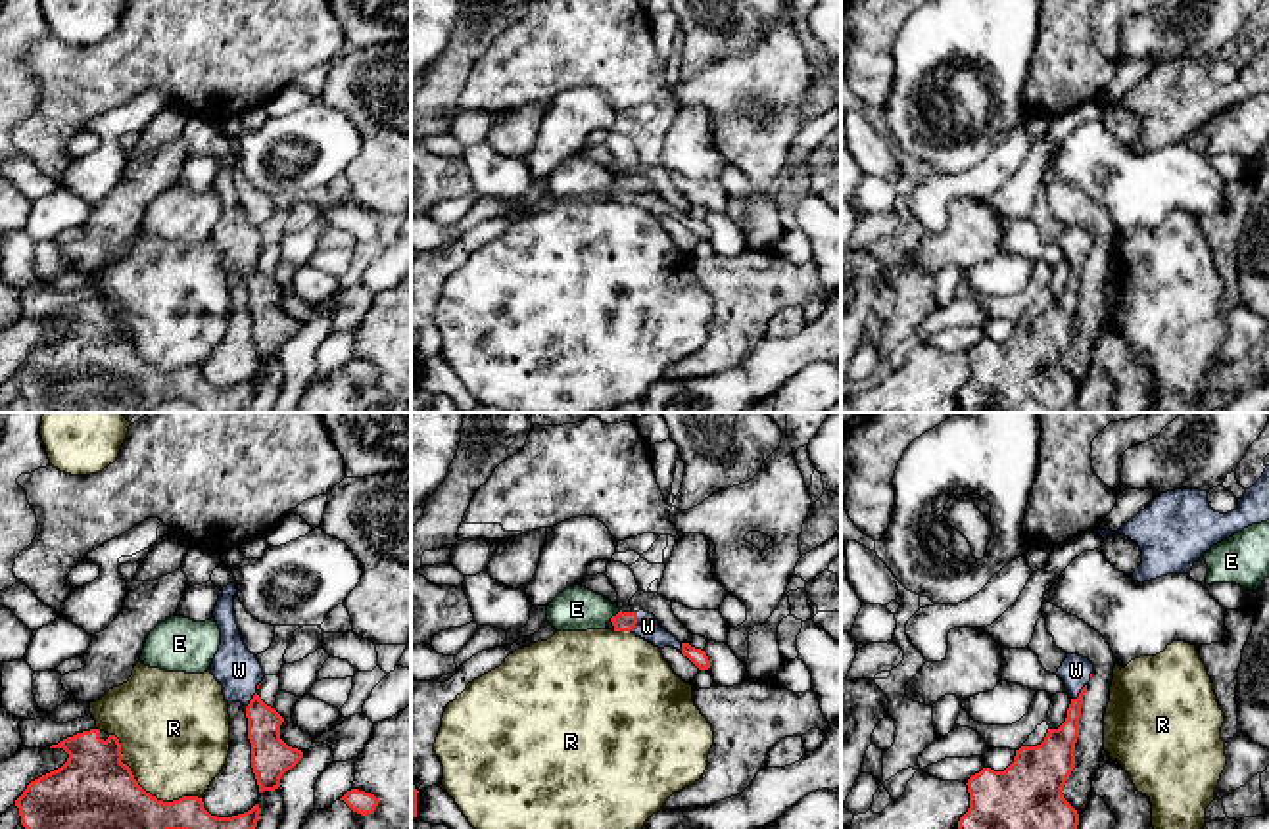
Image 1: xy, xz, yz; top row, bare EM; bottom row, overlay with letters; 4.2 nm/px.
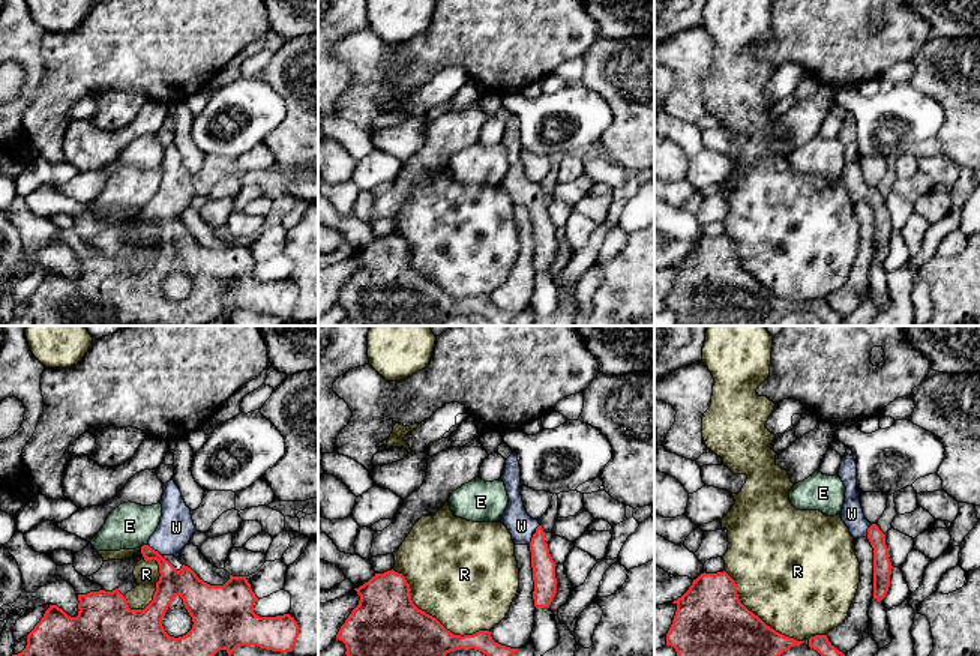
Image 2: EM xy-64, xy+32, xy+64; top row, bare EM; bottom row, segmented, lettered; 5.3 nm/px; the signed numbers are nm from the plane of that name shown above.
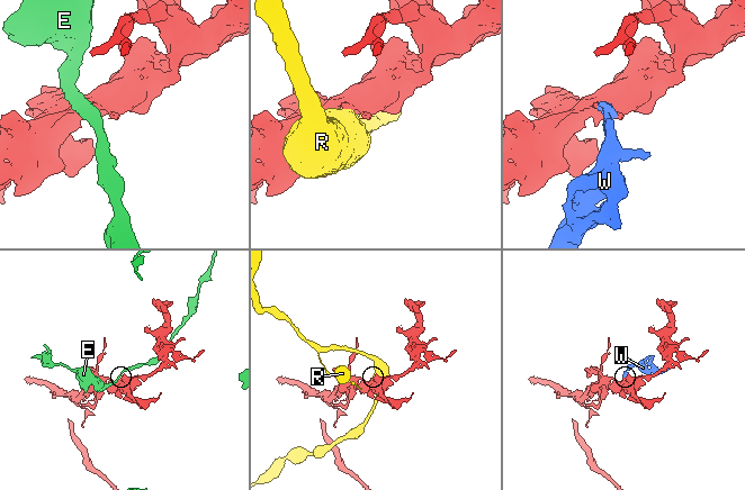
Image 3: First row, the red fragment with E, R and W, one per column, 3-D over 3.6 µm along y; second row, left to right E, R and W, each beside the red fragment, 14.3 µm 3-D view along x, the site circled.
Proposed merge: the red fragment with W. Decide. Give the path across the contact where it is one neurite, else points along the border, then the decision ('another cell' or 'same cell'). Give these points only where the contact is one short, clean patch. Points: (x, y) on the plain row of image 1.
same cell

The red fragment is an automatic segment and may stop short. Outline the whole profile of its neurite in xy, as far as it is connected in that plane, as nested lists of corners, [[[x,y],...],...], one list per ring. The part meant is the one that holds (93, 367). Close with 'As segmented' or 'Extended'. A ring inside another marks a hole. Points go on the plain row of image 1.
[[[90,299],[50,319],[63,319],[69,324],[67,332],[31,351],[15,370],[29,413],[146,413],[165,401],[188,401],[204,413],[242,413],[257,397],[259,374],[232,388],[217,388],[204,378],[198,367],[157,370],[121,332],[121,313],[115,305],[104,311],[100,299]]]. As segmented

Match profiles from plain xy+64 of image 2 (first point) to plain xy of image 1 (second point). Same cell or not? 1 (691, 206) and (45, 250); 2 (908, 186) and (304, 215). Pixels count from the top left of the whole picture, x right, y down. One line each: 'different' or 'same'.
1: same
2: different

